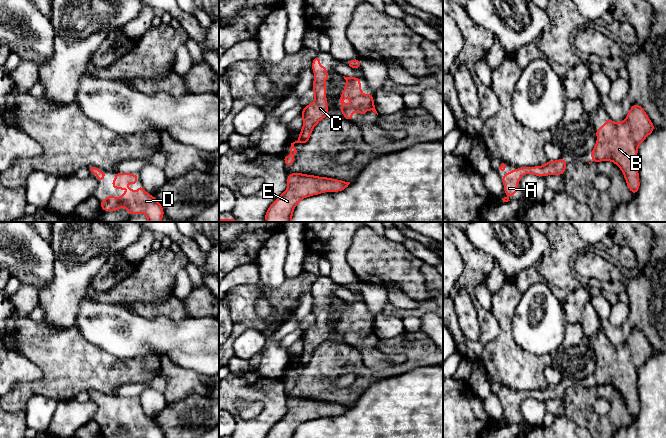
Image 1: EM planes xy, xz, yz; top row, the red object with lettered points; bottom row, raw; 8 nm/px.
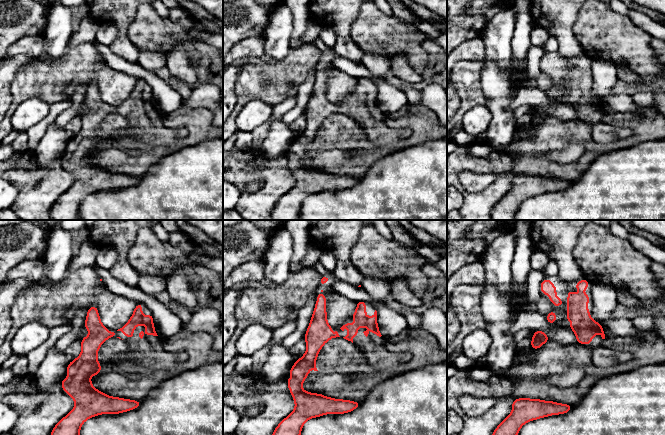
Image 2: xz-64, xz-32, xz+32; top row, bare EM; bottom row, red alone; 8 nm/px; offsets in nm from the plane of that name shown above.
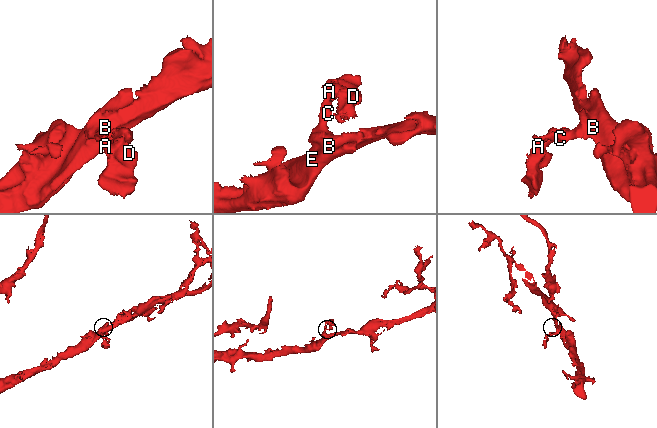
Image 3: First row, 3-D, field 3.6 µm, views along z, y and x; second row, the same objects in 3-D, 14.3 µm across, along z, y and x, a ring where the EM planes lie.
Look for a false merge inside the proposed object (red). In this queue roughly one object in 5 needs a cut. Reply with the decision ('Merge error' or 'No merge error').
No merge error

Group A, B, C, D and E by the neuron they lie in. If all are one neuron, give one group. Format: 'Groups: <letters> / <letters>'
Groups: A B C D E

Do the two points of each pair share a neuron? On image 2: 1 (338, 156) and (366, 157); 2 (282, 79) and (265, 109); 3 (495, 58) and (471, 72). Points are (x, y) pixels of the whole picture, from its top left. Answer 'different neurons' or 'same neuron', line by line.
1: same neuron
2: different neurons
3: different neurons

